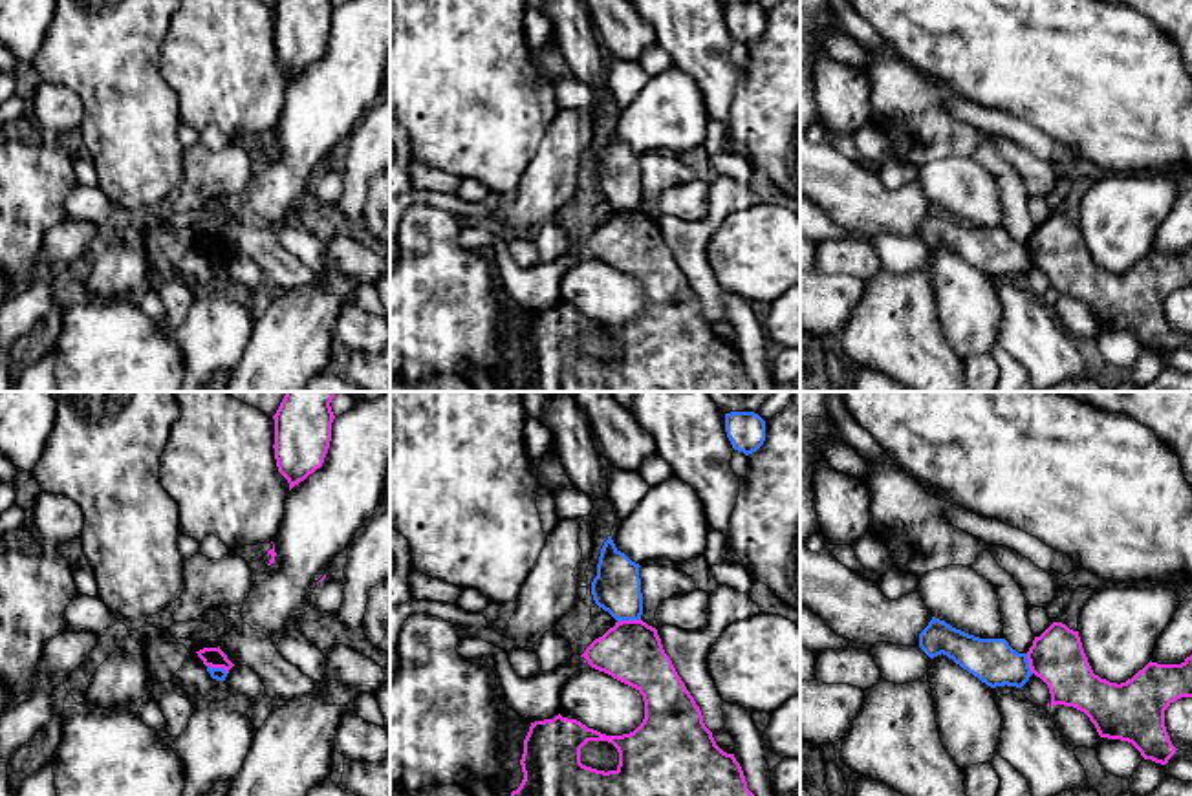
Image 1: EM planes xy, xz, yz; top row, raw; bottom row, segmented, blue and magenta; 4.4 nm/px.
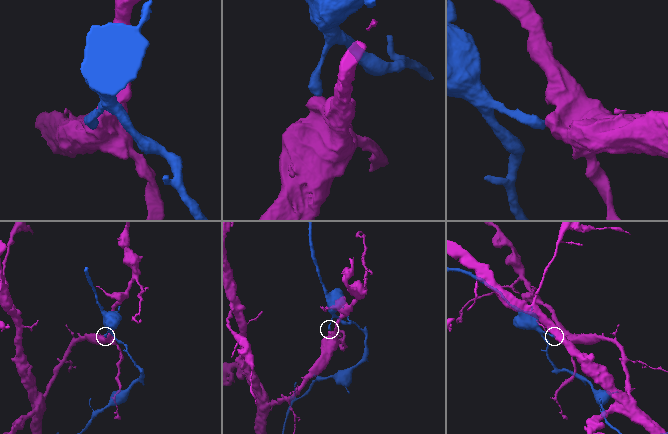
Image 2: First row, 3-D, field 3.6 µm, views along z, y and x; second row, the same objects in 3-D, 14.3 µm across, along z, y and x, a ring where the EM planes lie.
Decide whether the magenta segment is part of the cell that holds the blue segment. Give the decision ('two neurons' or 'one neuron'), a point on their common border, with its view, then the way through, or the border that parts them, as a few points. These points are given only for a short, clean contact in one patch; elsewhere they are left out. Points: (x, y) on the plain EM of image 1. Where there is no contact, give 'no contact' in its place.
two neurons; contact xz (628, 209); border xz (639, 207), (617, 213)

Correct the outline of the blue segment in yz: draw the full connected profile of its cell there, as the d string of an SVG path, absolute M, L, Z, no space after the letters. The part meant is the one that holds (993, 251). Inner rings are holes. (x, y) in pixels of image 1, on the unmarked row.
M936 207L919 223L919 238L930 249L947 245L991 278L1022 278L1033 265L1027 243L1018 243L1005 229L980 229Z

